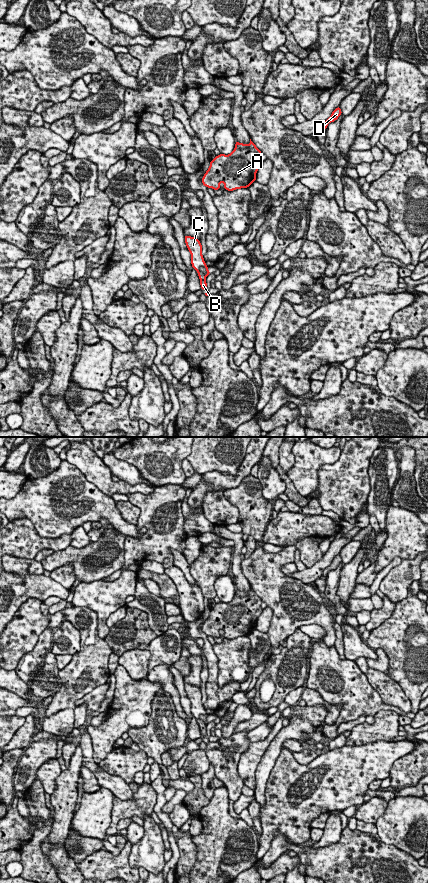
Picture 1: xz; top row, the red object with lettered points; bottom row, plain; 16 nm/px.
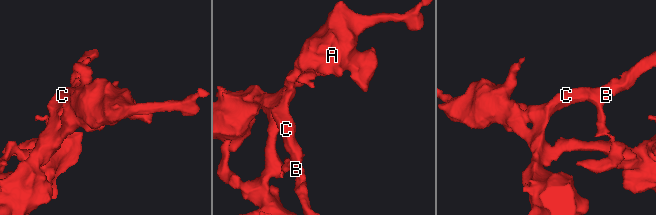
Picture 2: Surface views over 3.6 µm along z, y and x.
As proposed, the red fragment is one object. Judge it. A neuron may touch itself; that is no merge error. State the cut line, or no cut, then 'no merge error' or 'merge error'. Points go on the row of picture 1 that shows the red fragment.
xz (200, 267), (200, 270), (206, 276) | merge error

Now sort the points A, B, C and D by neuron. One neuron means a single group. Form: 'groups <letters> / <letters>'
groups A D / B C

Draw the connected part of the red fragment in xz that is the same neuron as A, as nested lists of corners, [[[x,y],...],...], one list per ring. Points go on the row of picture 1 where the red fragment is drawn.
[[[236,141],[234,150],[228,154],[217,155],[202,177],[202,184],[215,191],[224,183],[224,189],[234,191],[248,188],[256,181],[256,173],[262,165],[262,152],[251,141],[243,144]]]

